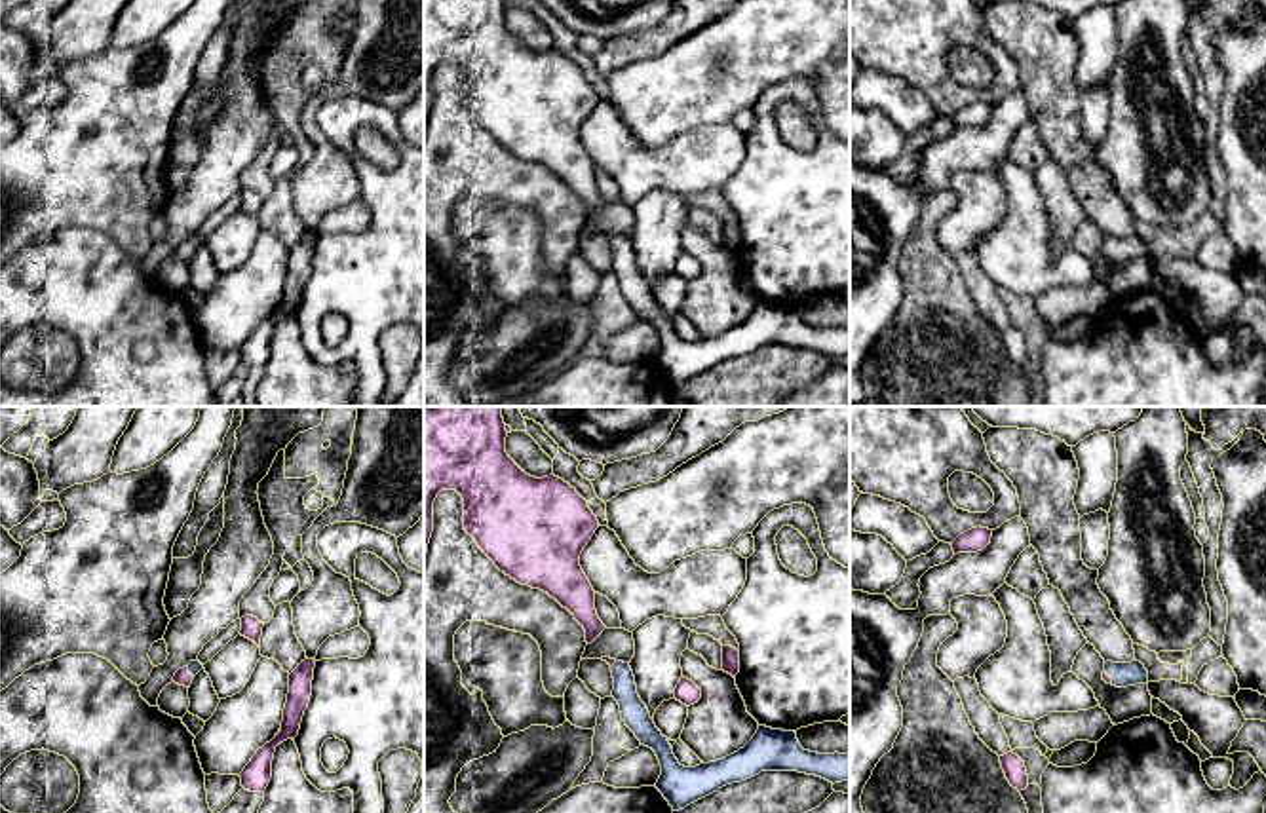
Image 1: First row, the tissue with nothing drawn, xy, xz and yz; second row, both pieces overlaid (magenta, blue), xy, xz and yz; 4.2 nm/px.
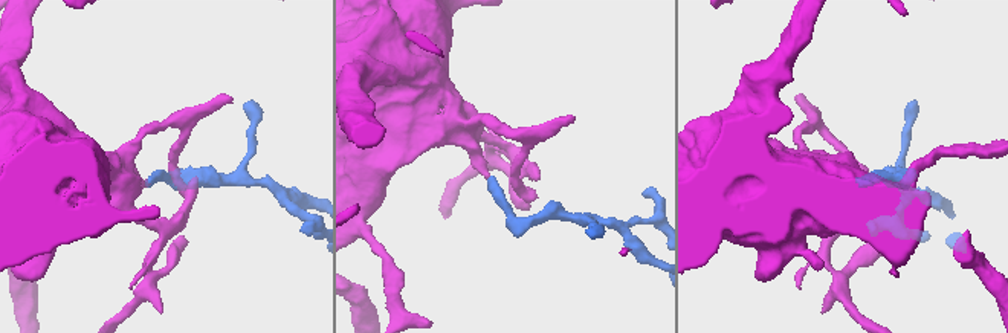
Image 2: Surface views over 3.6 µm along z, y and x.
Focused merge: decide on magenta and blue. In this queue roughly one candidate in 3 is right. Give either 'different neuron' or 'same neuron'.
same neuron

